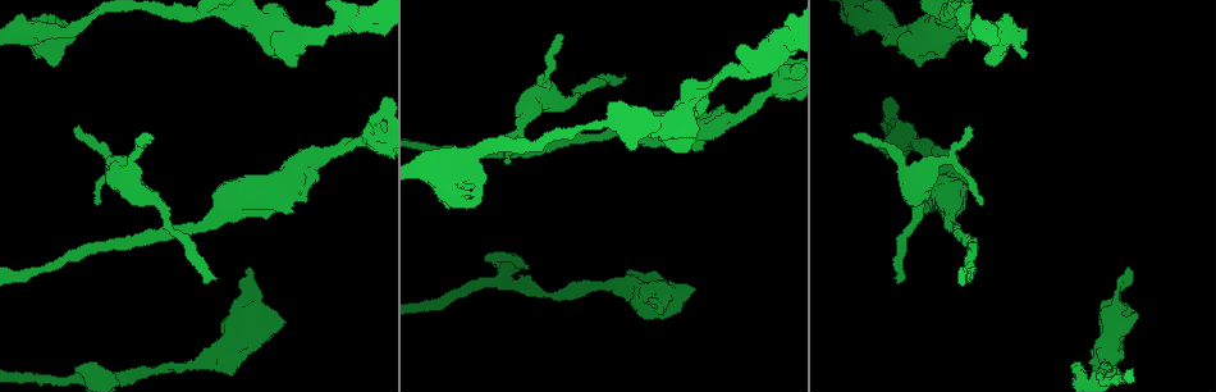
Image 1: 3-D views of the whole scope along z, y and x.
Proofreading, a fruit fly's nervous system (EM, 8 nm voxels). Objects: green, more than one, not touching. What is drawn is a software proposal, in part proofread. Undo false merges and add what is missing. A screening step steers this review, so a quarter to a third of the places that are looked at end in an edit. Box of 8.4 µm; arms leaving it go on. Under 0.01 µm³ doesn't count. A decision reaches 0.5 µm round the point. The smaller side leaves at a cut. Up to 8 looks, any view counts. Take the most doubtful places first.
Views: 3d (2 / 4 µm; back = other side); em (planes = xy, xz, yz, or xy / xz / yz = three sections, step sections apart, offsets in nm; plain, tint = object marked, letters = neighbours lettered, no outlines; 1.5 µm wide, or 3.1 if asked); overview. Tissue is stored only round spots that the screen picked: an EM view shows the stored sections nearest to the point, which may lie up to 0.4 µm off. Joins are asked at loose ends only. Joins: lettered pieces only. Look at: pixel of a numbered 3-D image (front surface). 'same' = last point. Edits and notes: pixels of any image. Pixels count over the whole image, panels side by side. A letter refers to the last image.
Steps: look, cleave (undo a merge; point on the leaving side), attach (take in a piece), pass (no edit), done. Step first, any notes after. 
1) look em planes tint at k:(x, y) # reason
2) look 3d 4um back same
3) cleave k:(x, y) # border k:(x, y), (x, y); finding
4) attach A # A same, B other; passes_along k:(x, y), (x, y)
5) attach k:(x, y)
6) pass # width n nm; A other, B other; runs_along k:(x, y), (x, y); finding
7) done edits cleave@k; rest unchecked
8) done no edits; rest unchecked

look em planes letters at 1:(204, 282) # thin end

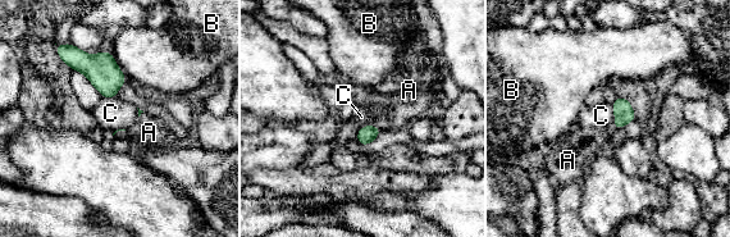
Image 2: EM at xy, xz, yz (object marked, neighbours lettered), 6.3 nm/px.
attach A # A same, B other, C other; passes_along 2:(366, 135), (379, 128), (407, 100); it goes on there

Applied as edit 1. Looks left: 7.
look overview

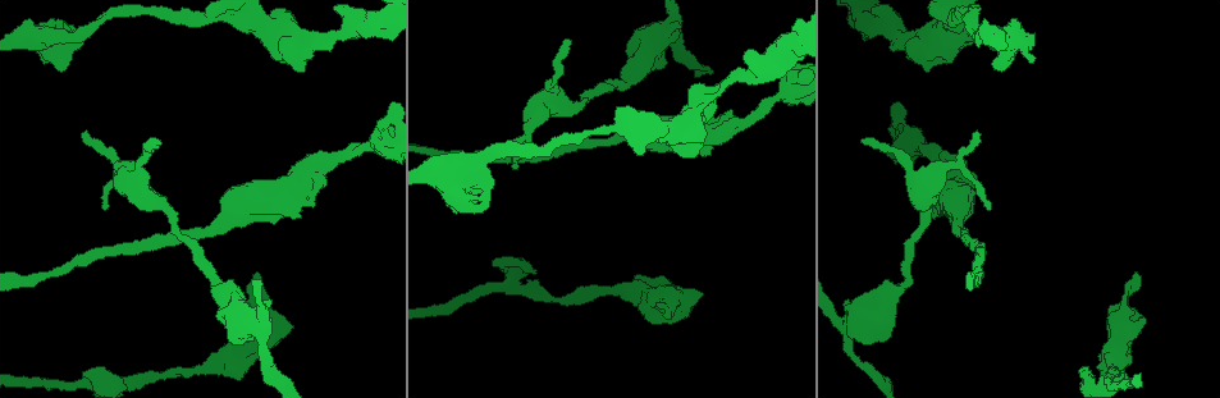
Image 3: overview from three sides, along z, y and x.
look 3d 2um back at 3:(45, 61) # stops while still wide

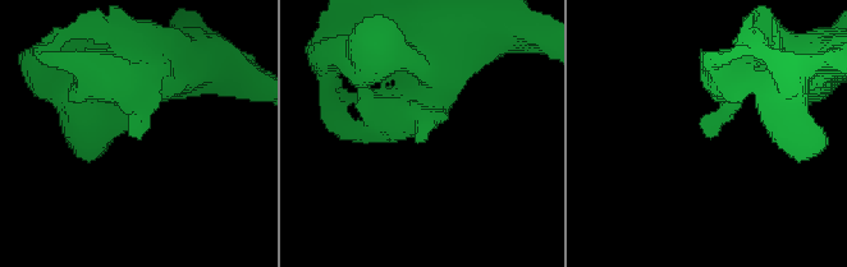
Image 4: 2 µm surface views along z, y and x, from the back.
look em planes letters at 4:(421, 130) # now the EM

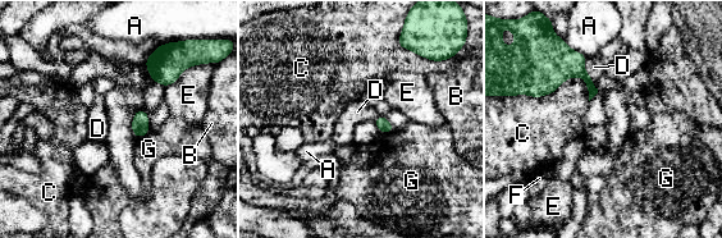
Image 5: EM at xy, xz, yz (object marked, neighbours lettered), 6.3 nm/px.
pass # A other, B other, C other, D other, E other, F other, G other; border 5:(394, 129), (380, 133); none of them fits

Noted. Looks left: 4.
look 3d 2um at 3:(976, 131) # free end

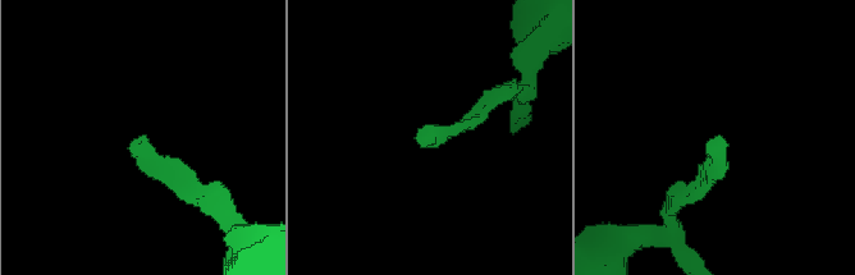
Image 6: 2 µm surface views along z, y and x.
look em xz step 4 tint at 6:(435, 140) # shape alone is not enough

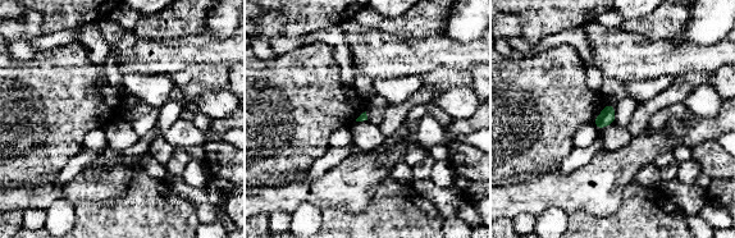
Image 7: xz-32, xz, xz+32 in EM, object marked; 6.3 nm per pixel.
look em planes letters same # cut it another way

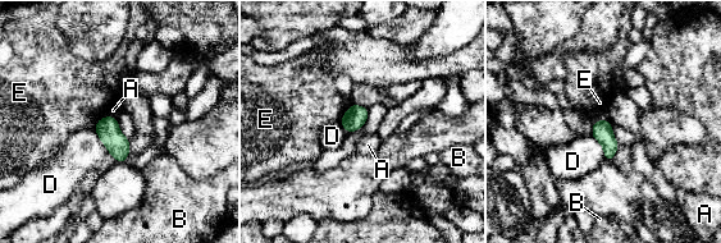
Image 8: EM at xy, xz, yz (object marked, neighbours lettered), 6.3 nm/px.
pass # longest_contact D 200 nm; A other, B other, D other, E other; border 8:(94, 127), (109, 154); no lettered piece goes on from it

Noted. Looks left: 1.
done edits attach@2; rest unchecked

